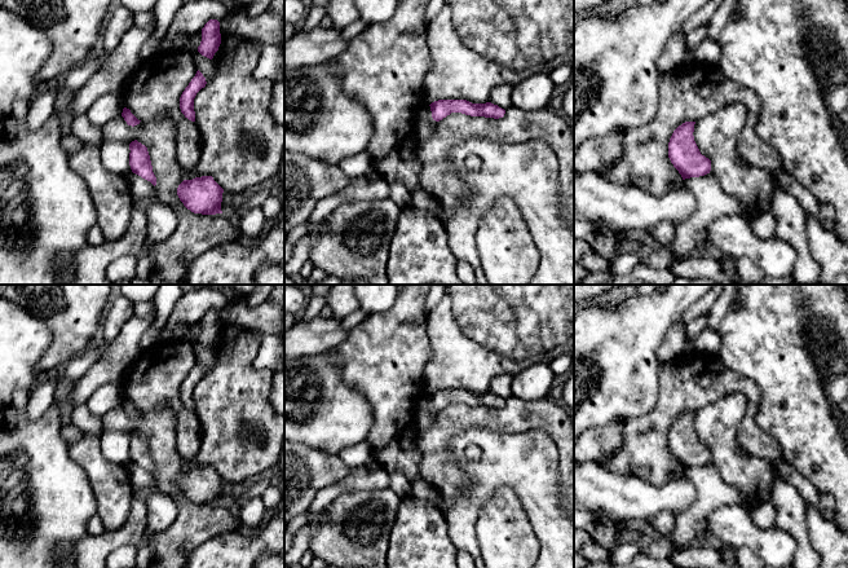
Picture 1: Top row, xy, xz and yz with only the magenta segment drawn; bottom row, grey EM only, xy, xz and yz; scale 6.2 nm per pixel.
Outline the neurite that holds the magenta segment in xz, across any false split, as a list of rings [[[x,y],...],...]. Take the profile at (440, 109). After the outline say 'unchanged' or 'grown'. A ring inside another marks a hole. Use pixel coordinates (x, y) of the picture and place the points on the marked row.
[[[438,100],[430,105],[432,118],[436,122],[442,120],[451,113],[461,113],[471,116],[485,116],[499,119],[503,118],[505,110],[491,102],[472,104],[467,100]]]; unchanged

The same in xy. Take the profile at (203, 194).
[[[212,176],[184,180],[177,188],[177,195],[184,206],[194,213],[216,215],[222,213],[224,189]]]; unchanged

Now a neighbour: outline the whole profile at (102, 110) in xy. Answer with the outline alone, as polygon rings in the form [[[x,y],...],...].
[[[110,92],[97,98],[87,110],[85,115],[93,126],[102,128],[111,119],[122,115],[123,109],[123,93]]]

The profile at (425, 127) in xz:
[[[423,105],[416,115],[416,133],[419,137],[429,138],[434,135],[437,123],[432,118],[429,105]]]

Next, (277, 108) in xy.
[[[273,82],[271,116],[284,128],[284,82]]]

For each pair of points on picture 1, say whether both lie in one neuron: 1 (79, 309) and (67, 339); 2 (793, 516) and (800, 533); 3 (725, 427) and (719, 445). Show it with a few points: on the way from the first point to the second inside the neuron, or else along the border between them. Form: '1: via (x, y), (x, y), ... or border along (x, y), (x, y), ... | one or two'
1: via (74, 317), (73, 331) | one
2: via (794, 520), (798, 529) | one
3: via (721, 431), (720, 441) | one

